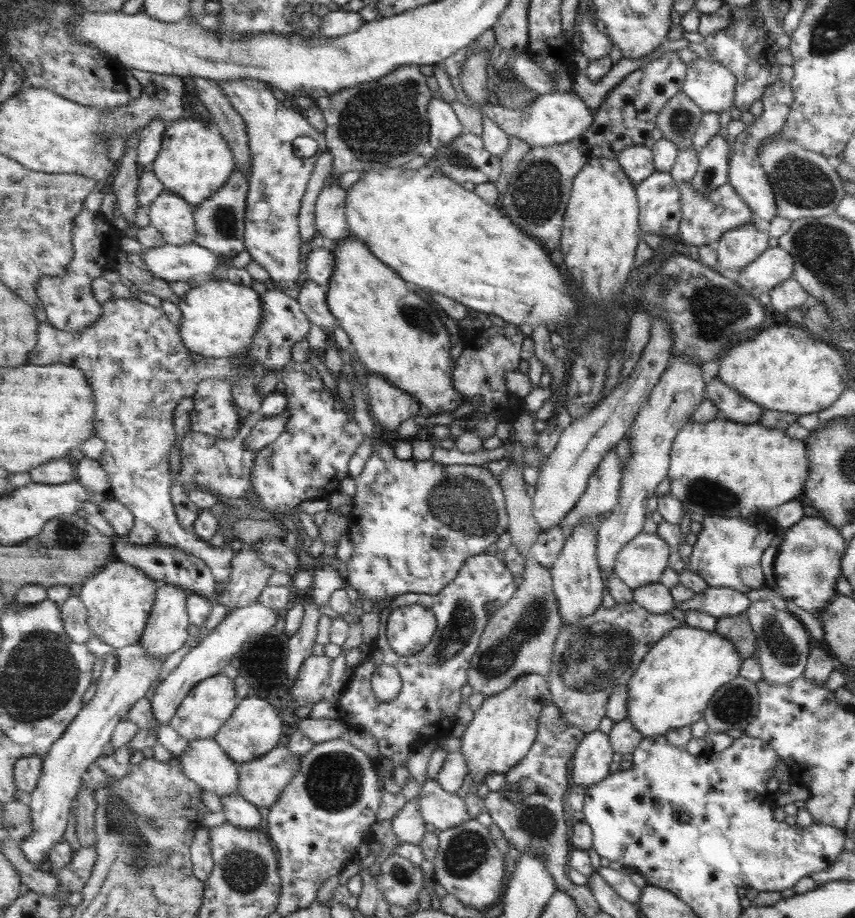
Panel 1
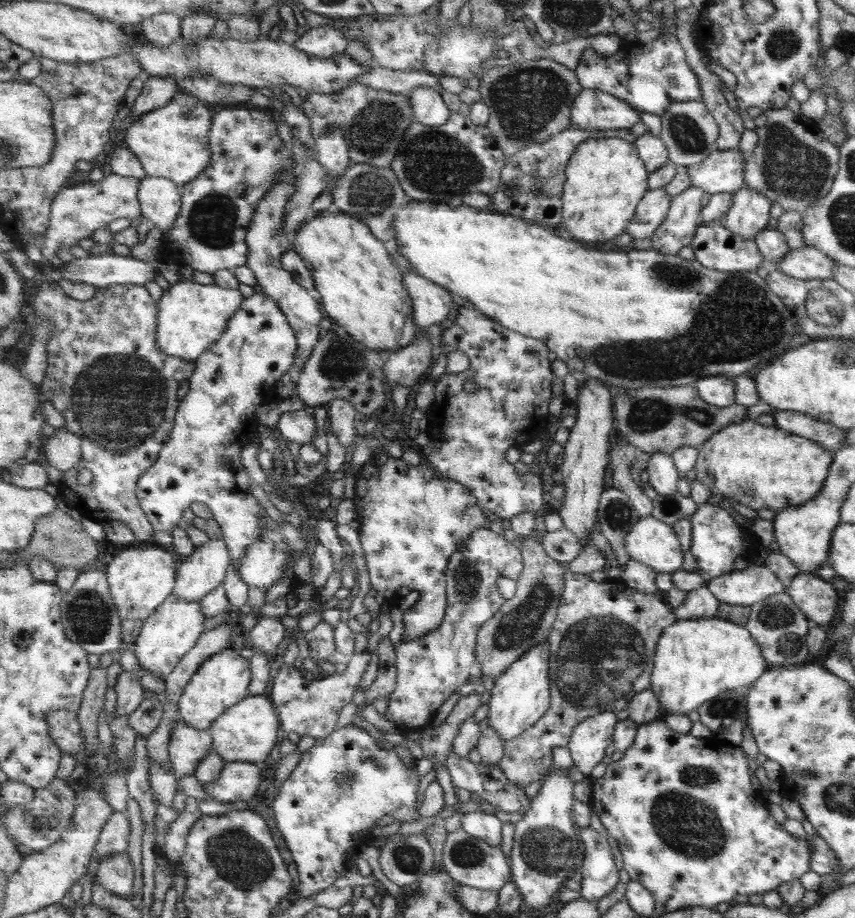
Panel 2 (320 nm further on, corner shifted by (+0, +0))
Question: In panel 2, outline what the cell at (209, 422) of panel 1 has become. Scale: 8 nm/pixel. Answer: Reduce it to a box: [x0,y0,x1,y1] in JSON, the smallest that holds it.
[137,290,297,612]

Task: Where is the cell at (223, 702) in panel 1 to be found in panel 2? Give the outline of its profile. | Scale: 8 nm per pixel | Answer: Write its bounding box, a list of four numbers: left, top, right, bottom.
[179,649,252,731]

